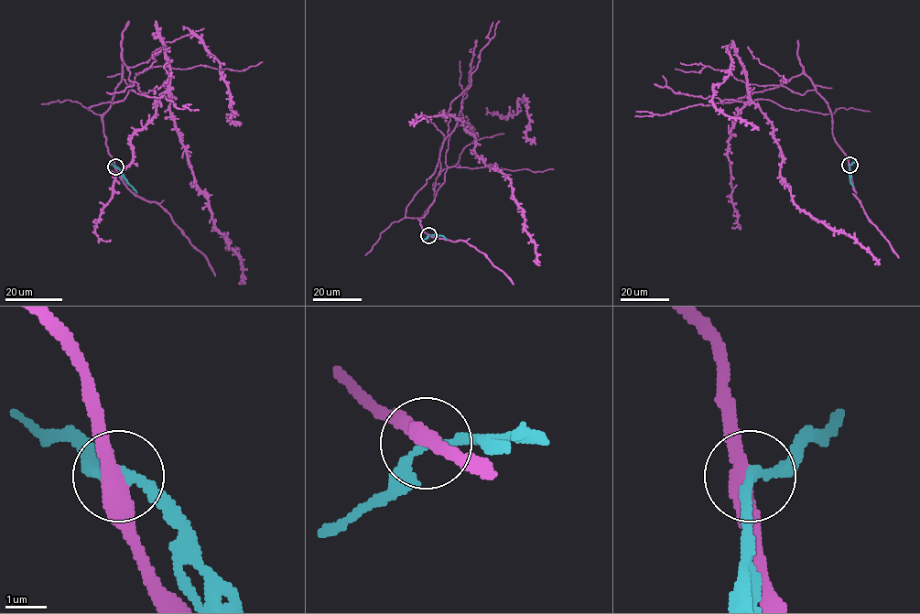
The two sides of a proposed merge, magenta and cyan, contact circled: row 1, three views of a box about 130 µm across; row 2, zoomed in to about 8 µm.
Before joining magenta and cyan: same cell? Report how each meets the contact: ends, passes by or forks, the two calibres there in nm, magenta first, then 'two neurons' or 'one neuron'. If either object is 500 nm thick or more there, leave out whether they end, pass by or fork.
magenta passes by; cyan passes by; 420 nm thick on the magenta side, 200 nm on the other; two neurons

